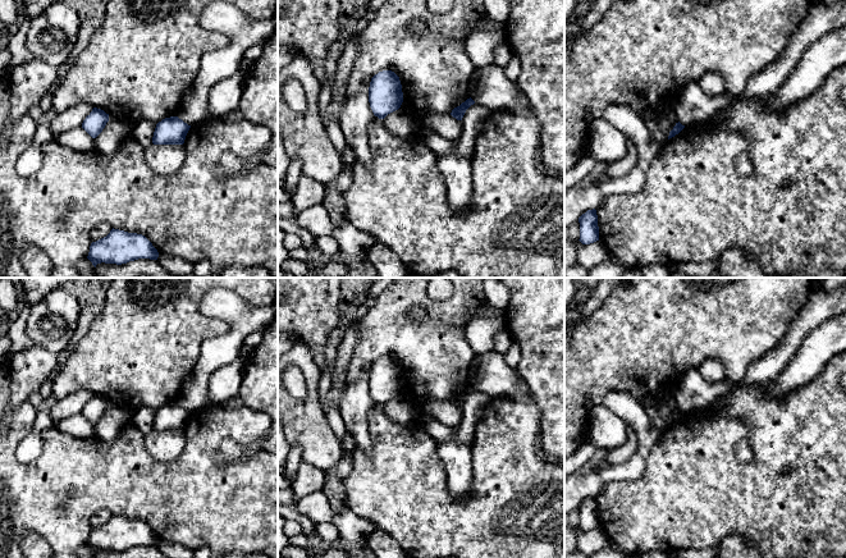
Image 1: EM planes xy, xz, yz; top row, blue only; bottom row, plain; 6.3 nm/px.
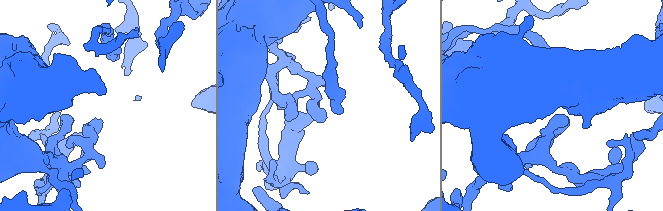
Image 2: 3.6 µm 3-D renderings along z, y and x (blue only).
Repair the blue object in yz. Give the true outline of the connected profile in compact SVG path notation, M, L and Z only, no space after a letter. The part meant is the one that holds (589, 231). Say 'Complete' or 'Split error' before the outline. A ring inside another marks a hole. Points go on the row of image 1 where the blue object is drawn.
Complete. M587 210L579 218L580 223L580 242L582 244L590 244L599 241L599 227L596 210Z

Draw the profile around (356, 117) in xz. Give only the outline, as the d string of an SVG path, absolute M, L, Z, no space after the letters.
M367 79L361 84L357 93L344 99L338 119L346 141L353 150L355 161L365 168L371 168L367 132L370 125L378 119L369 102L370 82L371 79Z

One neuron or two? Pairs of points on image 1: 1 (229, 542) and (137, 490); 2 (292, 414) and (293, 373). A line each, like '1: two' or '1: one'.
1: one
2: two

